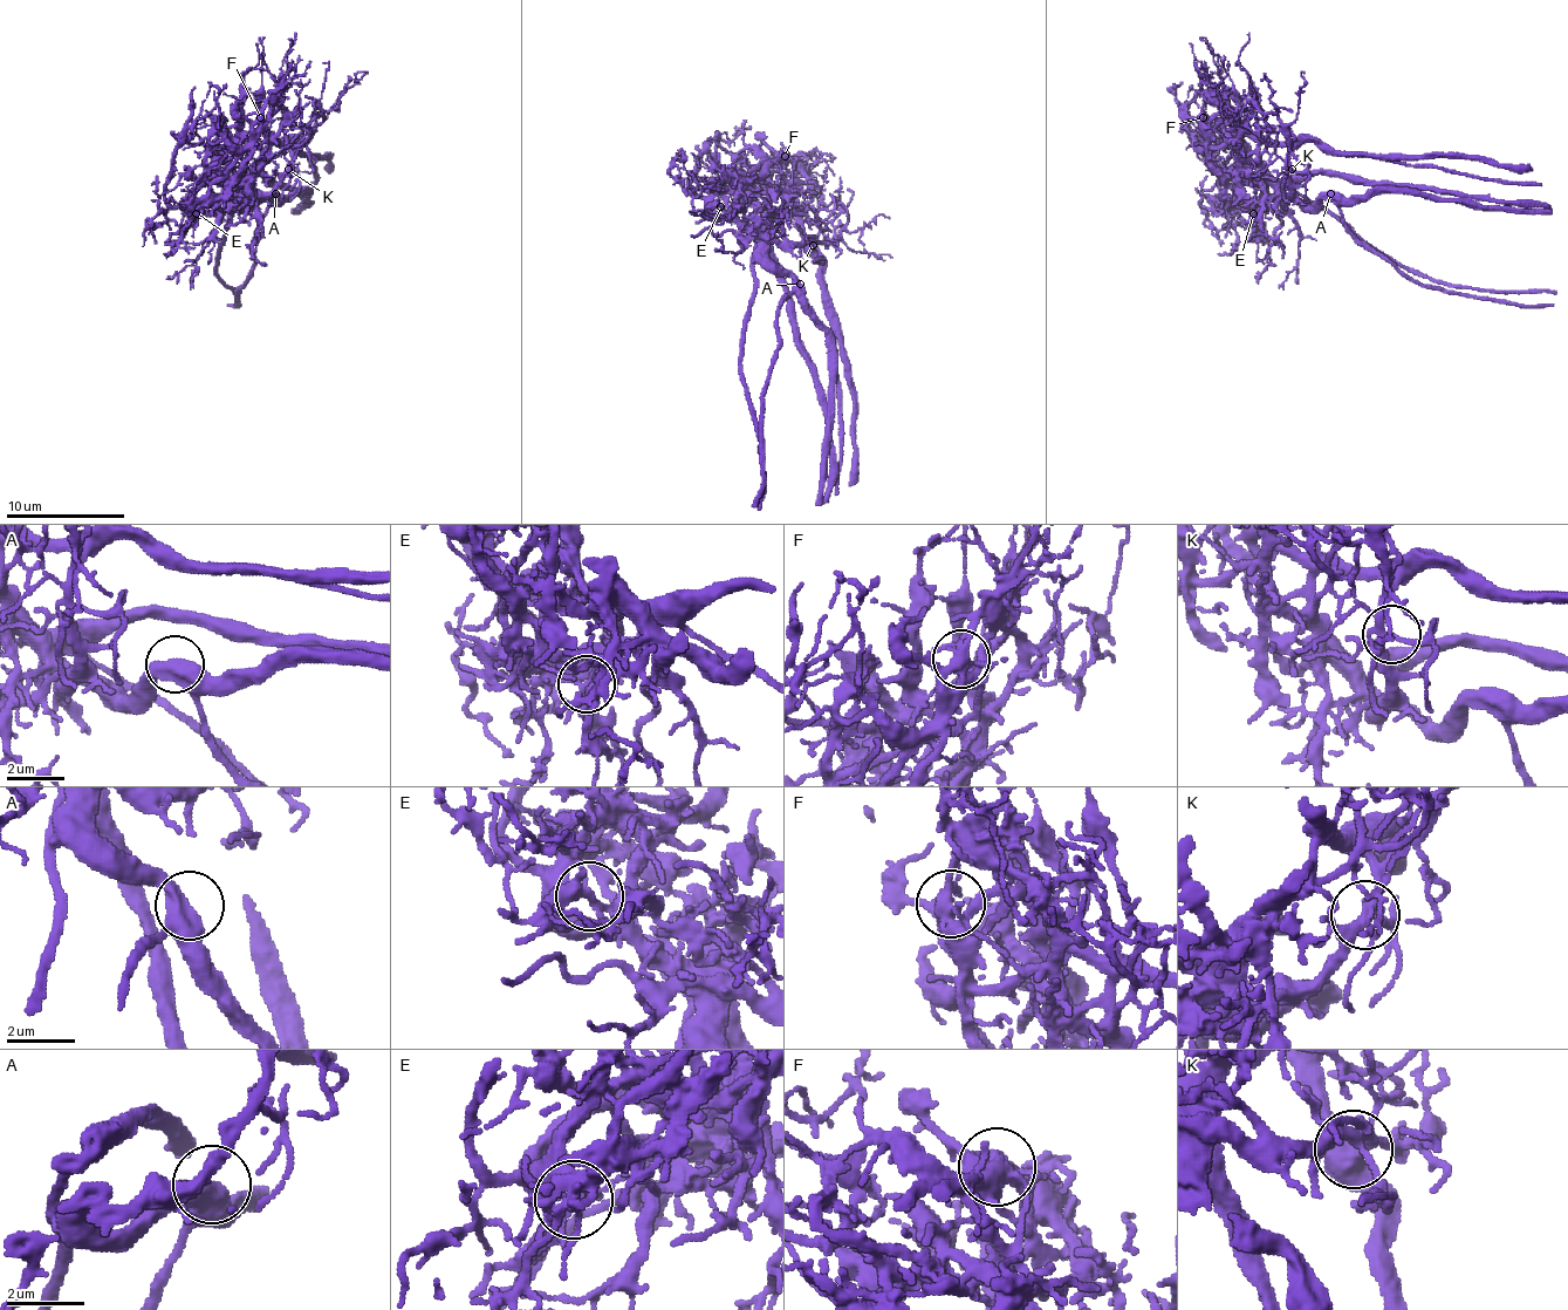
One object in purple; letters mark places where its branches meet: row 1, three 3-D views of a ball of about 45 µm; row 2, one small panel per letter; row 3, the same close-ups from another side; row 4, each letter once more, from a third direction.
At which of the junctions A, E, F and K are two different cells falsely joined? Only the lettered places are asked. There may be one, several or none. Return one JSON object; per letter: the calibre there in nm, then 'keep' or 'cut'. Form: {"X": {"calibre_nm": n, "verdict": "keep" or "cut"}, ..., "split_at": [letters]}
{"A": {"calibre_nm": 500, "verdict": "keep"}, "E": {"calibre_nm": 240, "verdict": "cut"}, "F": {"calibre_nm": 360, "verdict": "cut"}, "K": {"calibre_nm": 280, "verdict": "keep"}, "split_at": ["E", "F"]}

